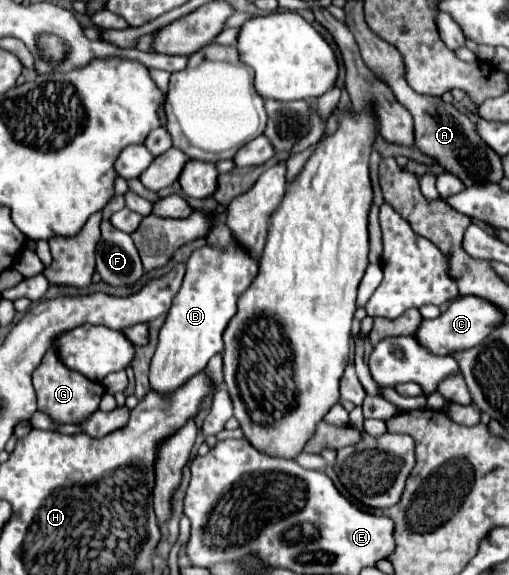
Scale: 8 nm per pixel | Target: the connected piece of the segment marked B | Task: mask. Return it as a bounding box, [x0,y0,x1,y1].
[150,222,258,396]

